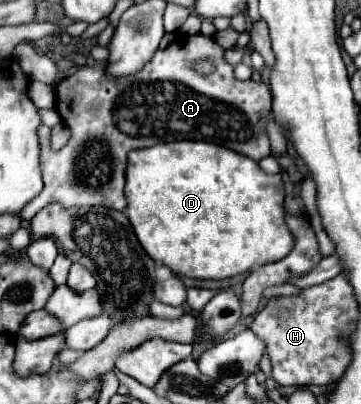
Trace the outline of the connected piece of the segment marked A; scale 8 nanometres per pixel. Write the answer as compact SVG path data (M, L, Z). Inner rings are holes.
M182 35L182 39L176 39L172 41L166 49L158 49L156 55L152 57L152 61L138 73L138 75L132 75L132 77L120 77L120 79L112 79L112 77L106 77L102 71L104 71L104 63L96 63L94 67L80 67L74 75L58 81L54 85L54 91L56 91L56 111L60 115L64 115L64 123L68 125L70 129L70 141L60 149L60 151L52 151L49 146L49 138L47 134L39 134L39 127L37 134L40 140L40 169L42 169L42 179L44 179L44 189L42 193L30 201L30 205L26 205L22 209L22 217L24 219L32 219L38 209L50 205L50 203L60 203L62 207L90 207L90 205L104 205L108 209L116 209L116 211L122 211L126 207L126 199L124 199L124 169L126 169L126 155L128 151L132 149L142 149L142 147L152 147L152 145L158 145L158 143L164 143L164 141L178 141L178 139L188 139L188 141L208 141L208 143L216 143L216 145L222 145L226 149L232 149L236 153L242 153L254 161L260 161L262 157L270 155L270 141L266 137L266 121L264 121L264 113L268 111L270 103L272 103L272 95L270 95L270 89L266 83L256 83L256 81L238 81L234 77L234 67L228 65L224 59L222 59L222 53L224 49L210 37L206 35ZM200 59L208 59L214 63L214 71L210 75L202 75L198 71L194 71L194 63L200 61Z

